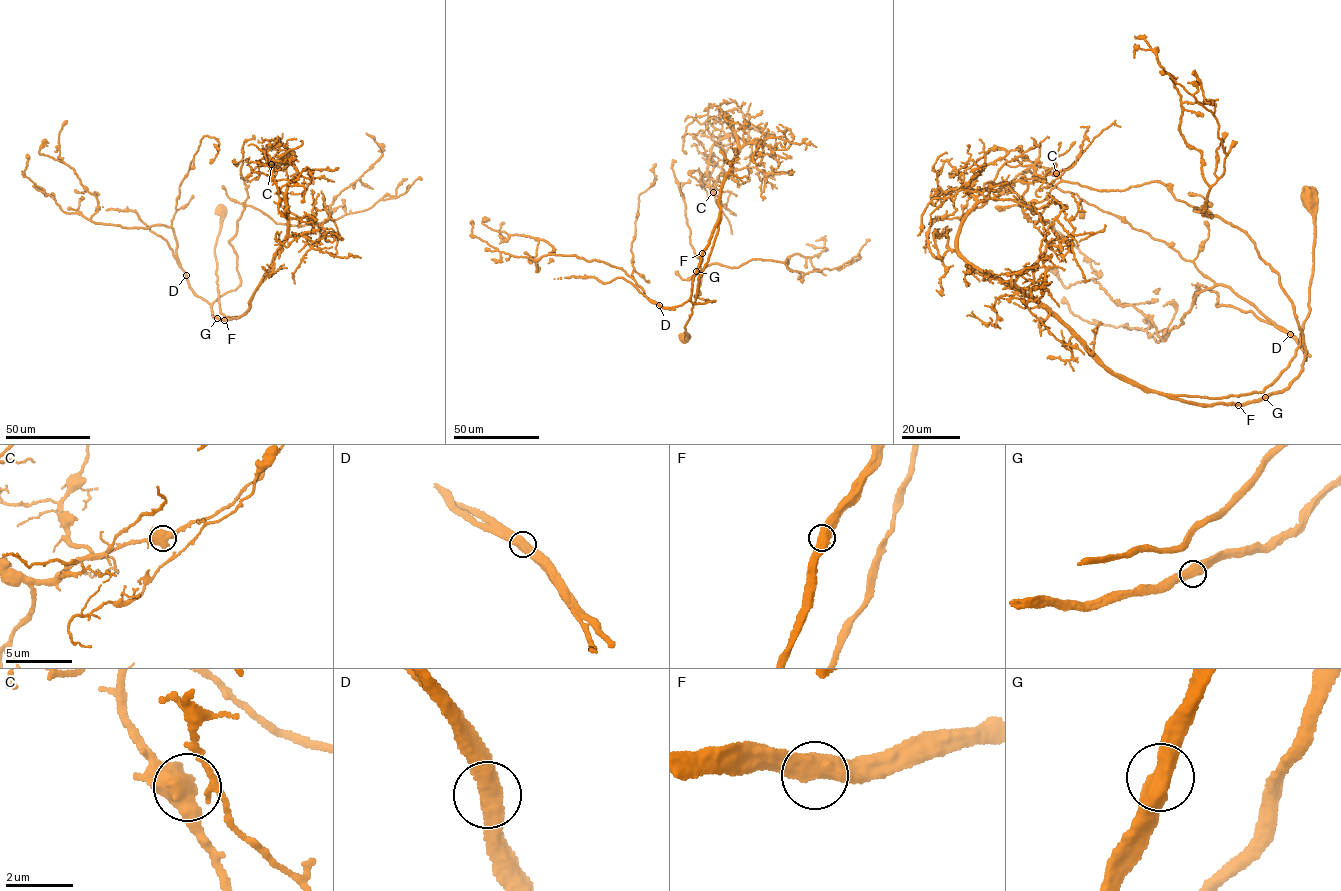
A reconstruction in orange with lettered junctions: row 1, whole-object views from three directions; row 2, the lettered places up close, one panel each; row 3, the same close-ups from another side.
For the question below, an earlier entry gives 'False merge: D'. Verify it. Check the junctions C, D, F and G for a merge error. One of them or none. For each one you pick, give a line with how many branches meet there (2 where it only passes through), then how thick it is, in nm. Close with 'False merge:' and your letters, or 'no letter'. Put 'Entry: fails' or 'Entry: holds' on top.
Entry: holds
D: 2 | 600 nm
False merge: D

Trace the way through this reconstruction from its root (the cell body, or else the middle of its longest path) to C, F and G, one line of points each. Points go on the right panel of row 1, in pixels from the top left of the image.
C: (1308, 194), (1313, 273), (1296, 354), (1261, 391), (1210, 398), (1123, 381), (960, 254), (968, 191), (1056, 173)
F: (1308, 194), (1315, 203), (1309, 314), (1289, 366), (1250, 394), (1173, 396), (1238, 405)
G: (1308, 194), (1315, 203), (1309, 314), (1289, 366), (1250, 394), (1173, 396), (1211, 405), (1265, 397)

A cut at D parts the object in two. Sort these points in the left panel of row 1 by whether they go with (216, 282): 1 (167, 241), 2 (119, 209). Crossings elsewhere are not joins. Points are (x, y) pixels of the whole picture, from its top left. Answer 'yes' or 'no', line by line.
1: no
2: no

